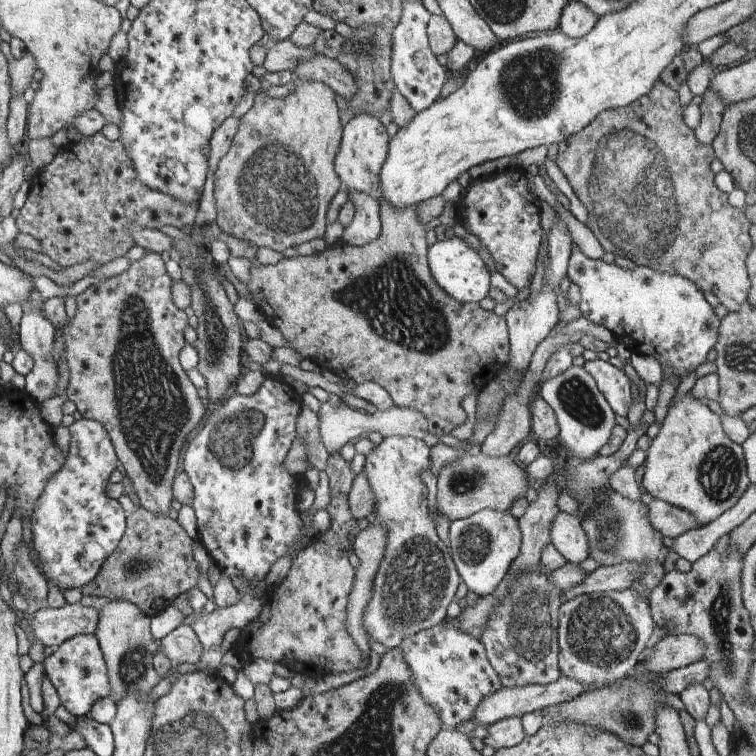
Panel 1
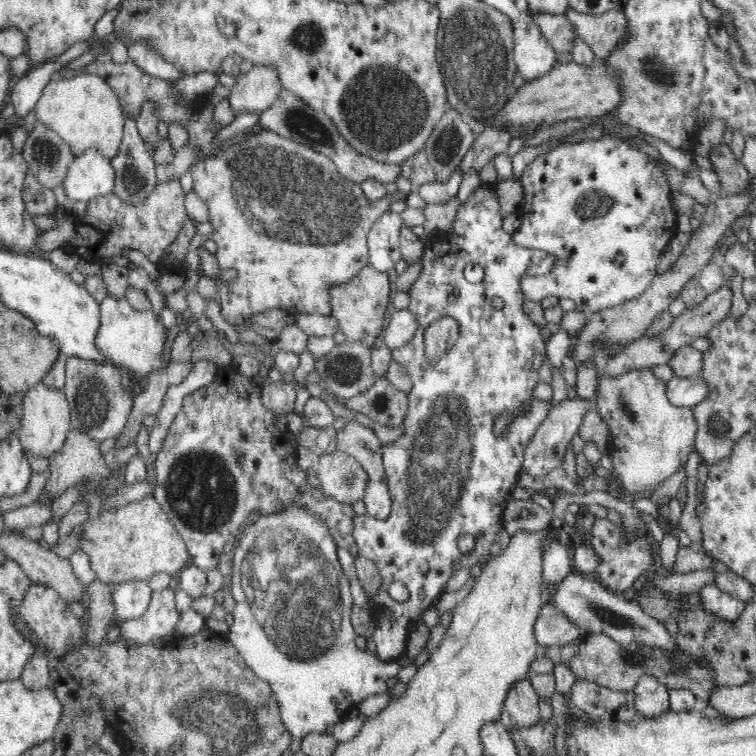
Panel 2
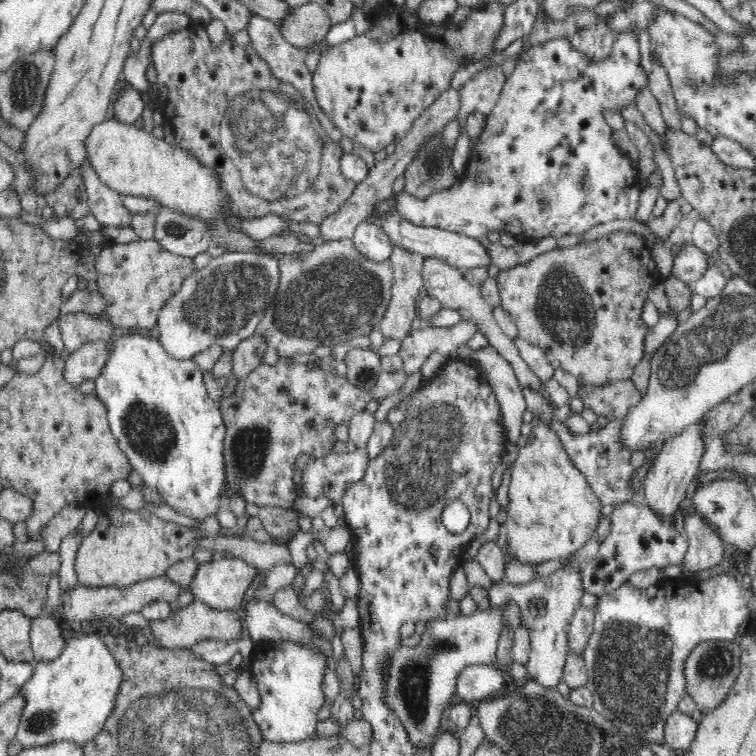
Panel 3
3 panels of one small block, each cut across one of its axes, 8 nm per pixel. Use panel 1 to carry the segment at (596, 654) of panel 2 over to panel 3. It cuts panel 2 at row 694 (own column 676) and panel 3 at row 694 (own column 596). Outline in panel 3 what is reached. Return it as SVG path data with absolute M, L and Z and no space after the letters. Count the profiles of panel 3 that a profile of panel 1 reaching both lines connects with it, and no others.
M706 641L698 644L685 660L686 693L697 704L702 715L712 712L730 692L738 678L741 664L739 644L734 641Z

